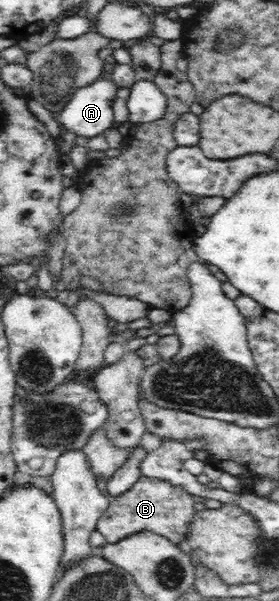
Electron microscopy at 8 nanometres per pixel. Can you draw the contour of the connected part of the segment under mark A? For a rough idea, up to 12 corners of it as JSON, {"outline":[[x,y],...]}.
{"outline":[[100,76],[76,90],[57,118],[76,138],[115,123],[116,87]]}

